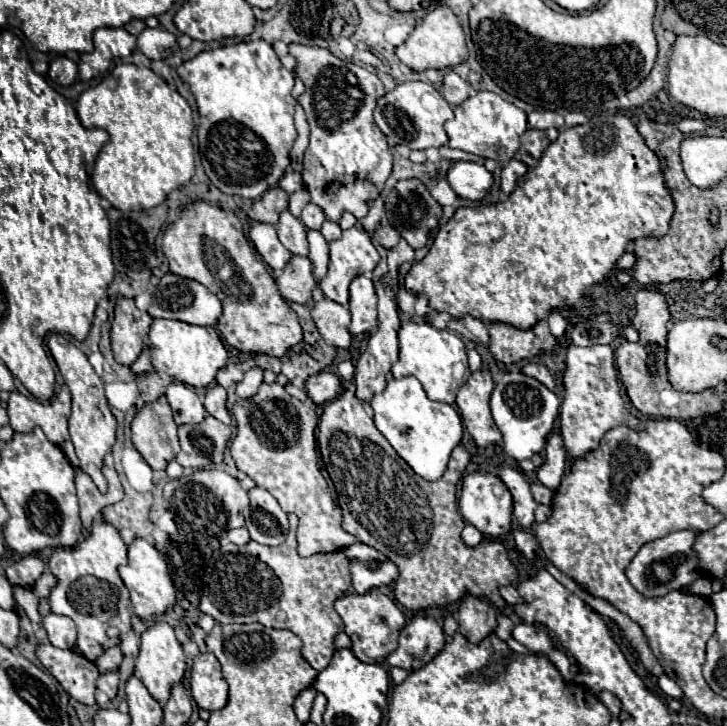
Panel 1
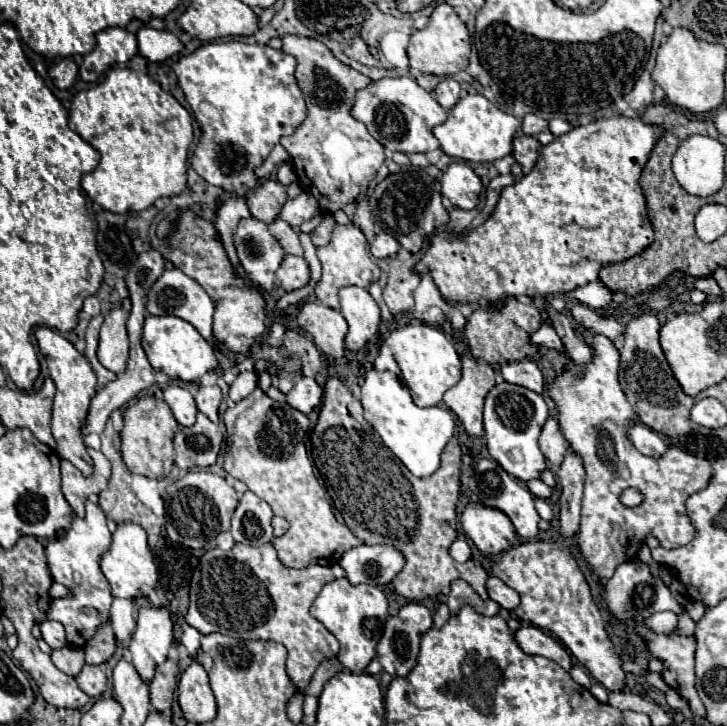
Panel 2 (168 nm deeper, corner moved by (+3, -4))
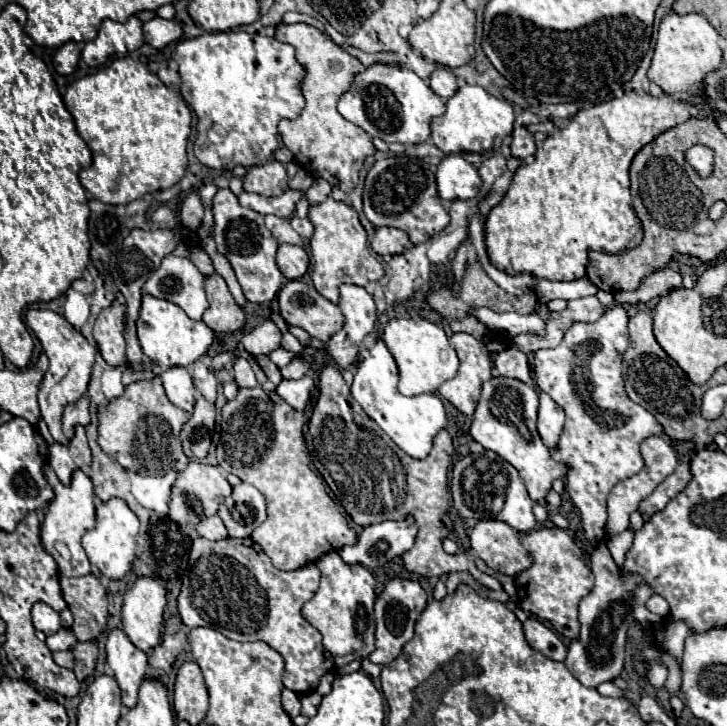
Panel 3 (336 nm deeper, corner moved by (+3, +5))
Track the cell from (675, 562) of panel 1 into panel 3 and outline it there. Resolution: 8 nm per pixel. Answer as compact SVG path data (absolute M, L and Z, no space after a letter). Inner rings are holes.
M600 544L594 548L592 556L592 574L596 576L592 592L582 598L580 602L580 638L574 640L568 648L568 656L564 660L566 668L588 688L596 688L602 682L614 680L622 668L624 668L624 646L626 646L626 634L632 622L638 622L644 628L658 628L662 626L664 618L658 614L652 614L646 608L646 602L650 596L654 596L654 590L646 586L644 578L638 578L638 574L626 574L624 568L618 568L612 560L606 544Z

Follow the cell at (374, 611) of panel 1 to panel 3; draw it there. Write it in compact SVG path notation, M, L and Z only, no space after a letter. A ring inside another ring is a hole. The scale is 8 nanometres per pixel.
M338 552L322 556L318 562L322 572L320 588L312 600L302 608L302 616L322 634L322 642L328 652L338 660L364 658L374 650L374 602L376 602L376 580L360 564L346 564Z

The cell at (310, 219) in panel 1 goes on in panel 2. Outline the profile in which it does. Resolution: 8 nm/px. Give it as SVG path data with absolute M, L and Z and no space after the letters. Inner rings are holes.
M300 193L298 197L294 199L288 199L280 211L280 219L284 219L290 227L298 229L304 221L312 219L314 215L320 213L320 205L318 201L314 199L314 195L310 193Z

